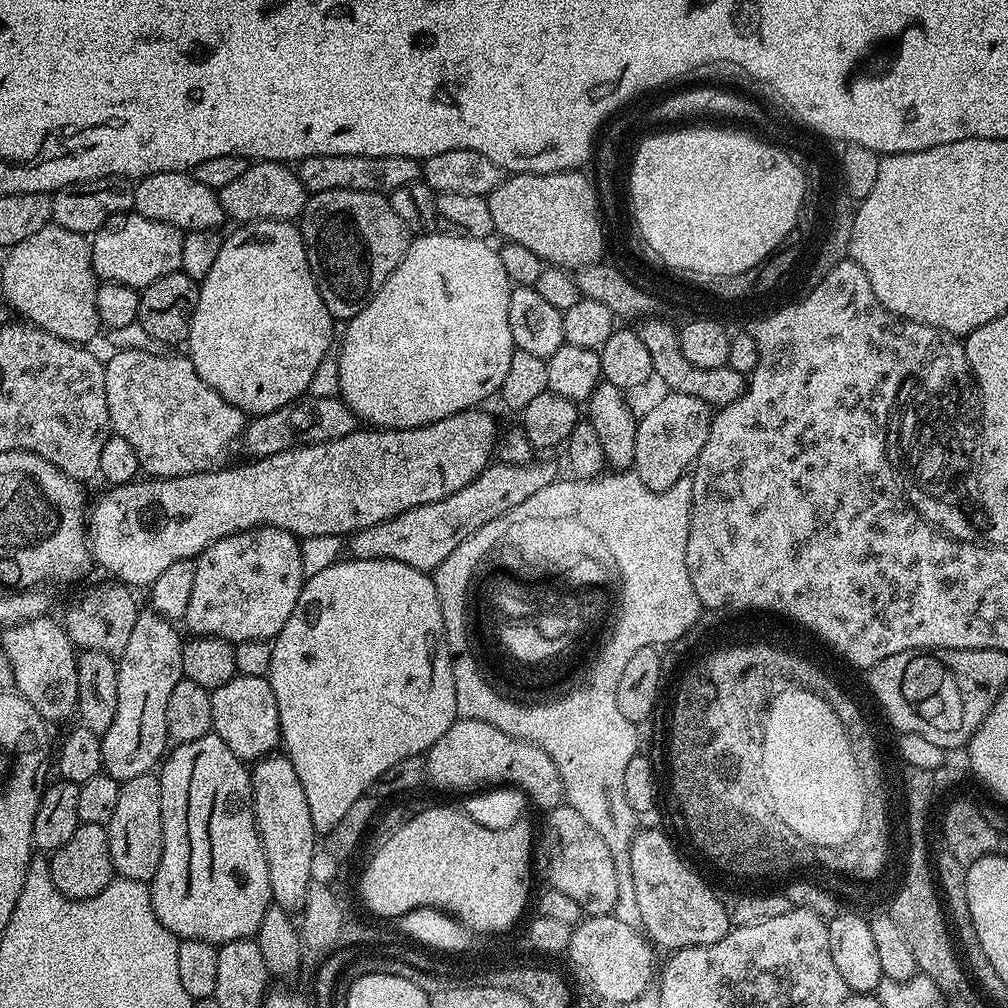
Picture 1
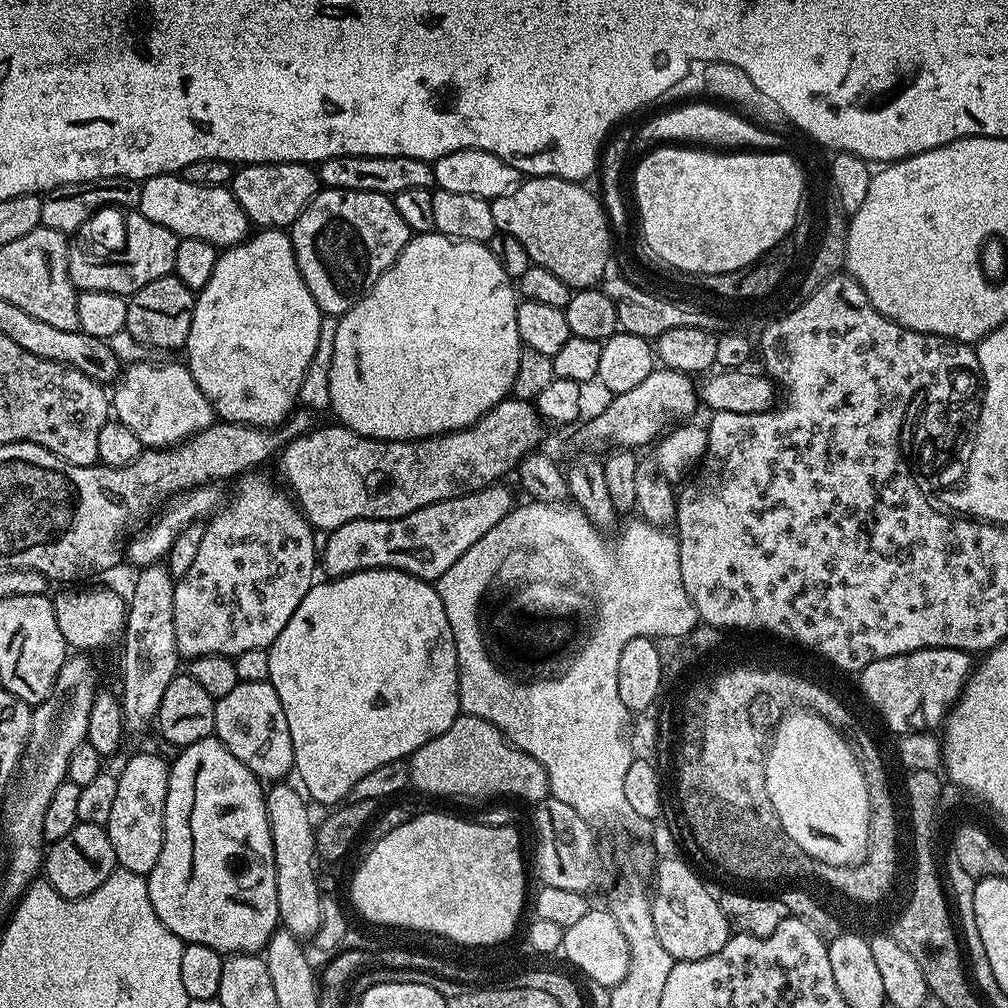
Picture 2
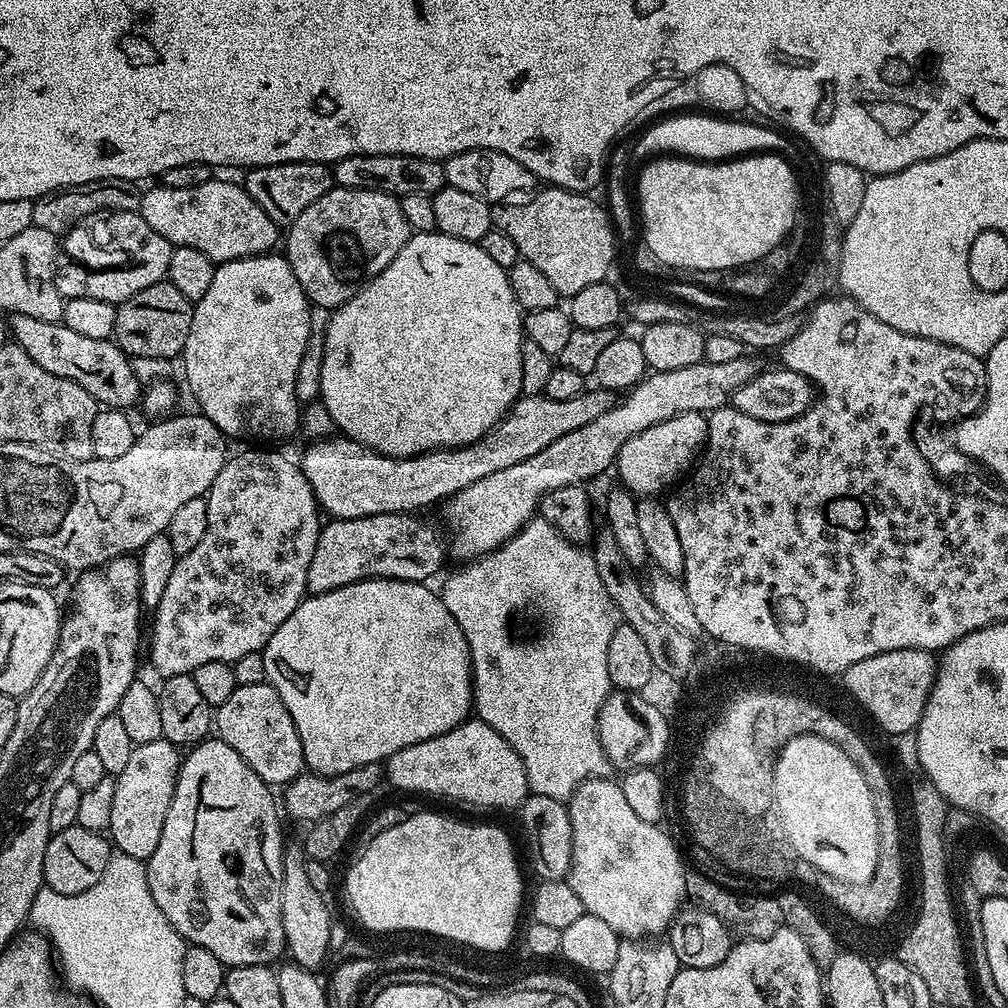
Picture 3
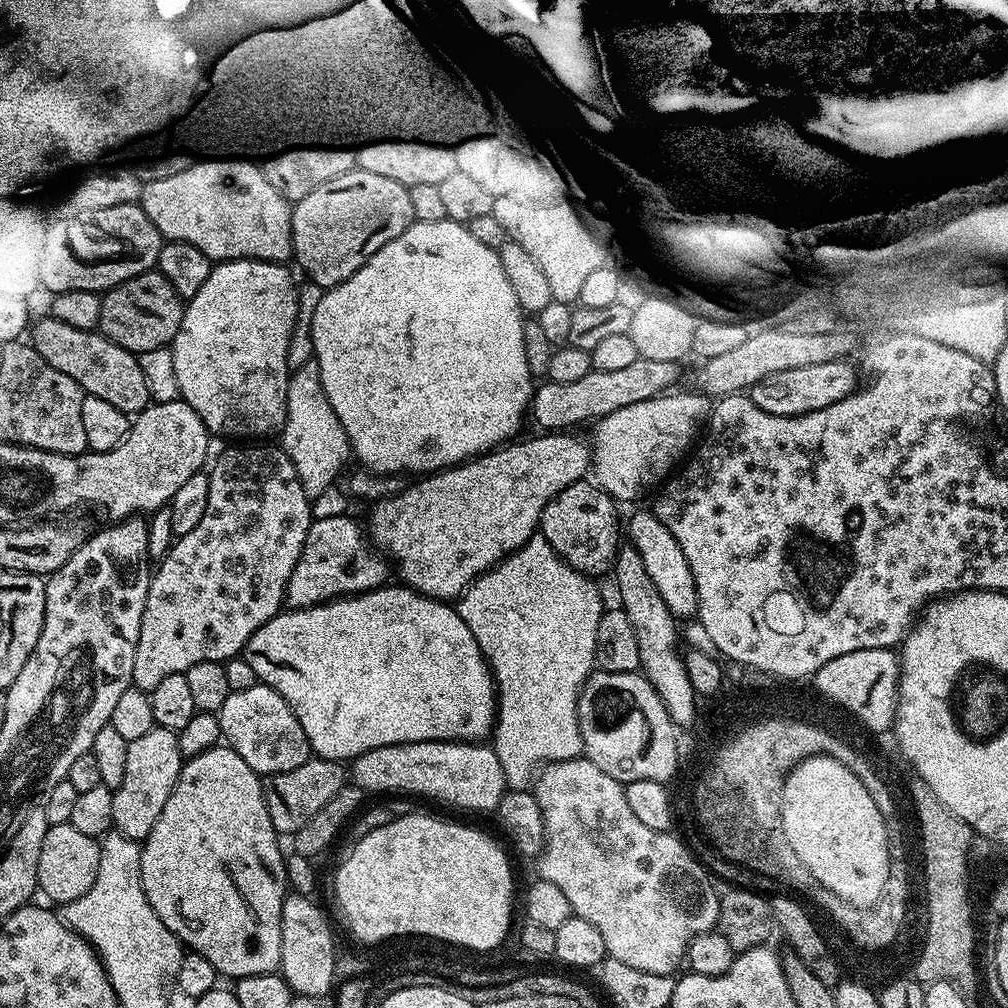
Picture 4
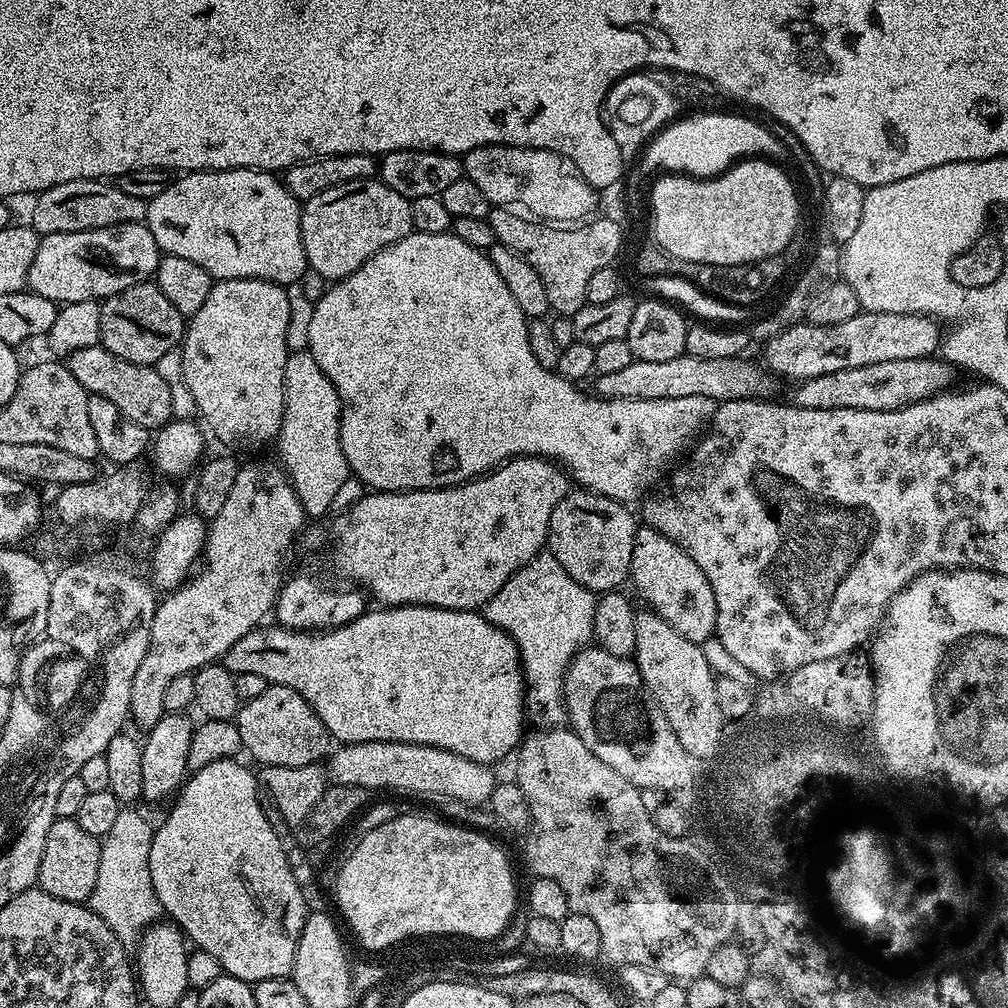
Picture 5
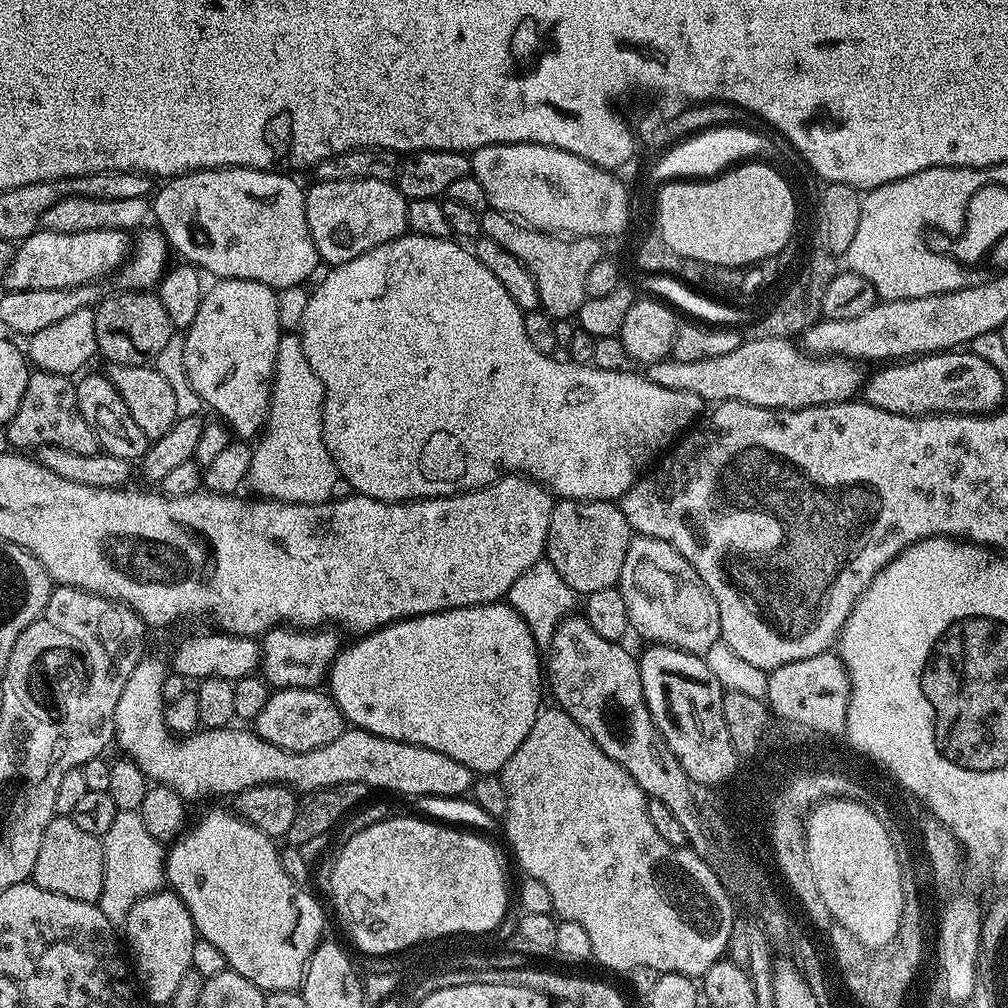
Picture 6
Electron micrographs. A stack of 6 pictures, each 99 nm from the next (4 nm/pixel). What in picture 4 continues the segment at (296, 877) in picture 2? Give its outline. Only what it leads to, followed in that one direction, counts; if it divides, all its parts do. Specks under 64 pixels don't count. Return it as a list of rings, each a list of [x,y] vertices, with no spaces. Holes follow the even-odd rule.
[[[288,894],[282,906],[282,954],[279,971],[296,996],[324,998],[337,983],[332,977],[332,944],[337,937],[332,932],[328,916],[315,904],[312,896]]]

